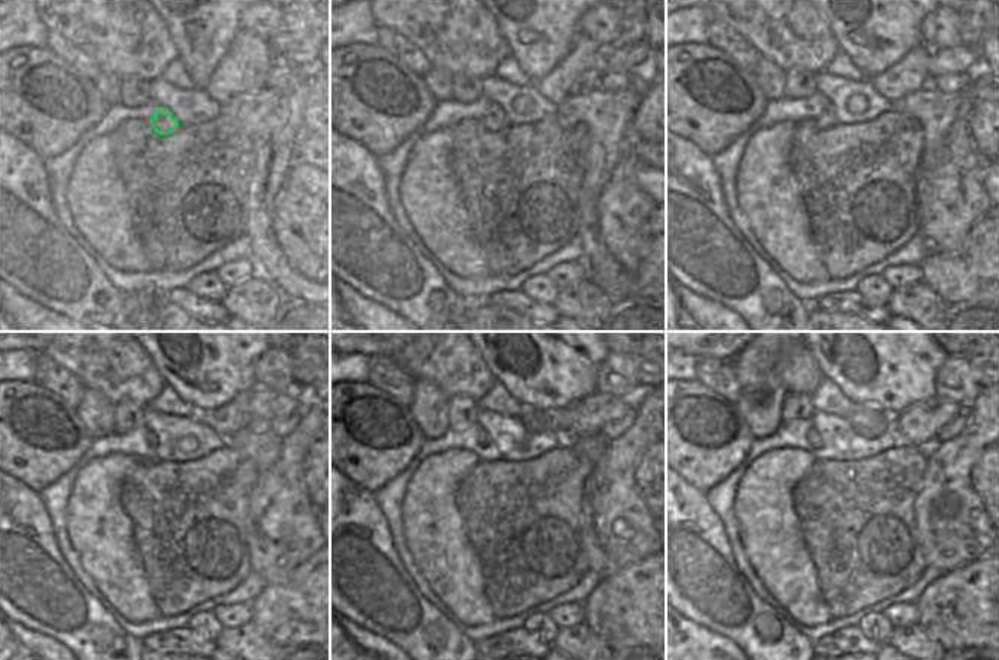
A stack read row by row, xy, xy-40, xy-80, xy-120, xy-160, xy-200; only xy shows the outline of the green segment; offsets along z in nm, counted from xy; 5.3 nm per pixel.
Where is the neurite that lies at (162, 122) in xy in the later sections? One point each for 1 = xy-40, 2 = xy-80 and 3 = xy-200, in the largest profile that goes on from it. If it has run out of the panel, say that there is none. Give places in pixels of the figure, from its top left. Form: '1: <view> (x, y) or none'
1: xy-40 (494, 120)
2: xy-80 (827, 120)
3: xy-200 (812, 435)

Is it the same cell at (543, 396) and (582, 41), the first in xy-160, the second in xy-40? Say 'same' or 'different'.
different

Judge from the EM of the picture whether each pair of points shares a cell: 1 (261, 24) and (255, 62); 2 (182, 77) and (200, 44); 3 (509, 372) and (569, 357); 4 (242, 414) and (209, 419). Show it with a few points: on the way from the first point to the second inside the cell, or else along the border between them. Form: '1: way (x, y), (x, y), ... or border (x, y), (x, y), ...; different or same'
1: border (239, 26), (267, 39); different
2: border (176, 59), (183, 65), (194, 86); different
3: way (524, 372), (534, 374), (554, 357); same
4: way (234, 416), (216, 419); same

